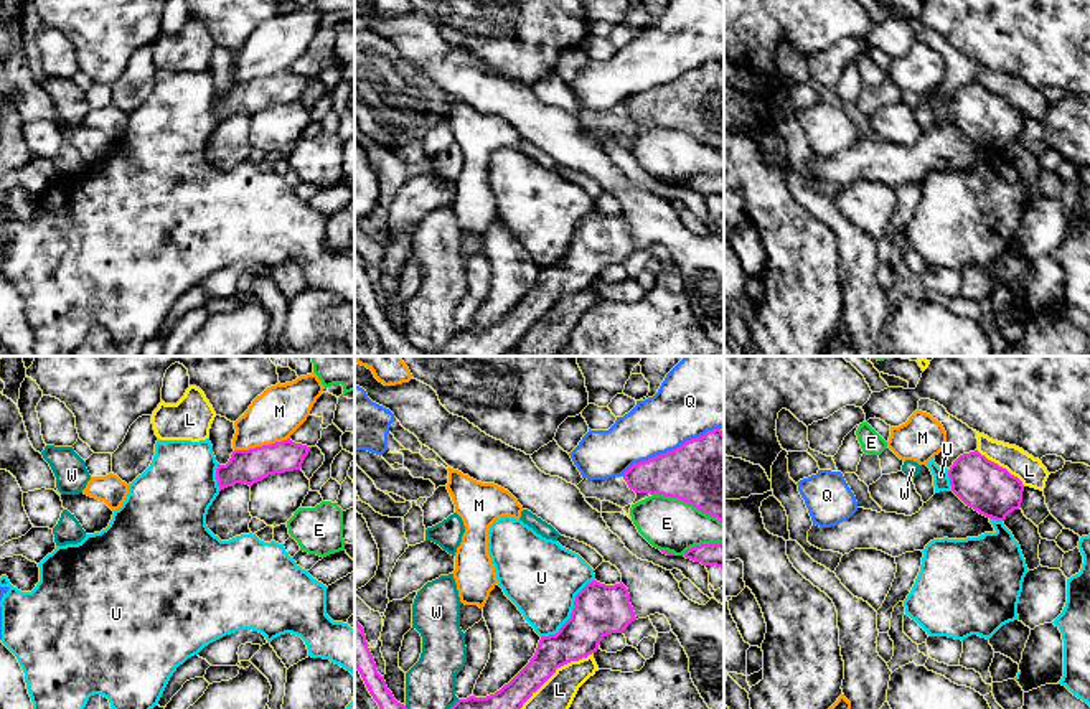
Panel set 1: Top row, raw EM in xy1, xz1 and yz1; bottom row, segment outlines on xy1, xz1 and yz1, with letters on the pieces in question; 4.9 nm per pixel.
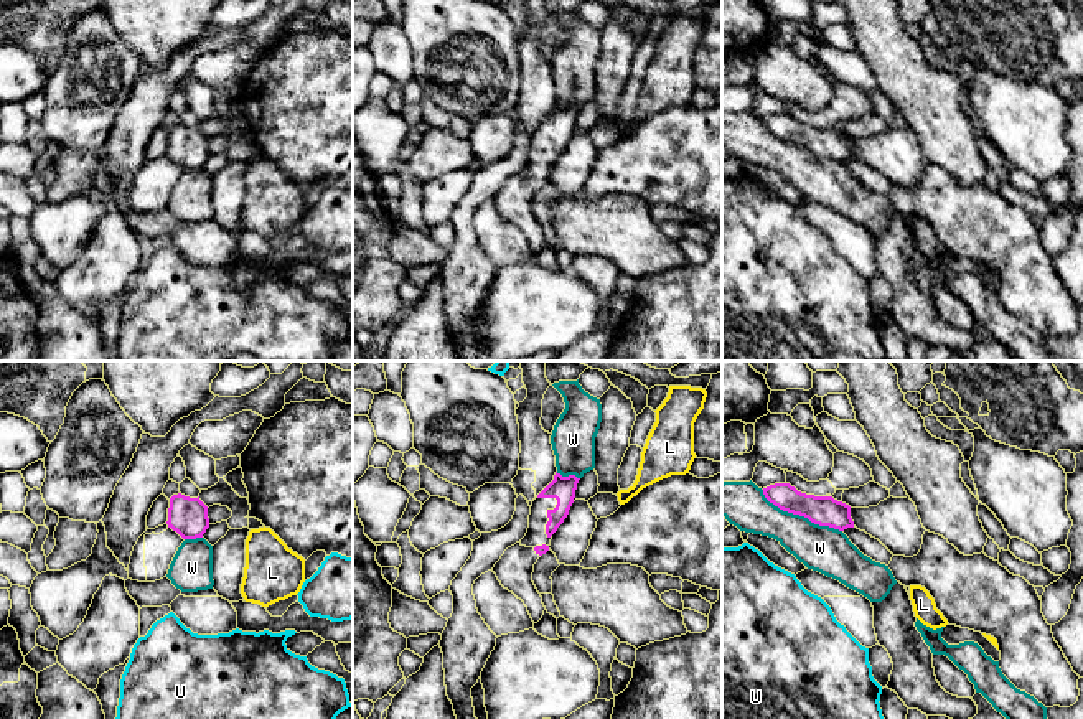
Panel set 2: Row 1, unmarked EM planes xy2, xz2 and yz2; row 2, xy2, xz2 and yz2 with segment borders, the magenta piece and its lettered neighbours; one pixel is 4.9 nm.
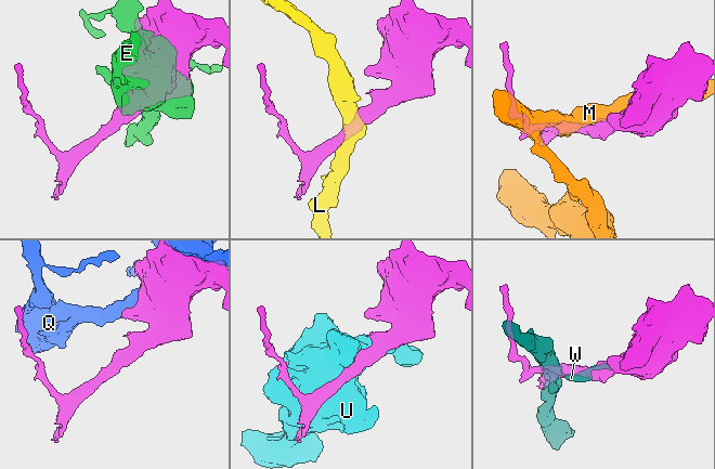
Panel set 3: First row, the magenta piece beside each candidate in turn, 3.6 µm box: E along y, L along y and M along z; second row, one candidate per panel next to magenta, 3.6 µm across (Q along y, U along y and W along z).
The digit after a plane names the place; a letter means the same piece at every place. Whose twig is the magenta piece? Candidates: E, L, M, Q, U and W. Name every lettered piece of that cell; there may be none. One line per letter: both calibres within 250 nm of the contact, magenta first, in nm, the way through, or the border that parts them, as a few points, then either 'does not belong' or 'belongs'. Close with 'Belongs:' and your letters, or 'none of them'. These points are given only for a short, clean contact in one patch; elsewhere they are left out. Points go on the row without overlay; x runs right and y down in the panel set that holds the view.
E: 400 nm thick on the magenta side, 260 nm on the other; does not belong
L: 200 nm thick on the magenta side, 190 nm on the other; does not belong
M: 170 nm thick on the magenta side, 240 nm on the other; border along xy1 (289, 68), (279, 73), (234, 81); does not belong
Q: 380 nm thick on the magenta side, 320 nm on the other; does not belong
U: 260 nm thick on the magenta side, 360 nm on the other; does not belong
W: 140 nm thick on the magenta side, 220 nm on the other; does not belong
Belongs: none of them

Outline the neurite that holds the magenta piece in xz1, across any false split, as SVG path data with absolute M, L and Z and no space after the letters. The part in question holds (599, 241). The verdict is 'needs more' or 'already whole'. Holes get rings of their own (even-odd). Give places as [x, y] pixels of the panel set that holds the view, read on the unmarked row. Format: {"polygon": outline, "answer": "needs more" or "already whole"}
{"polygon": "M589 213L574 231L571 249L556 265L541 267L529 293L500 322L486 328L458 330L437 353L414 348L388 320L368 279L364 259L355 249L355 298L391 356L503 356L557 298L587 289L612 264L623 264L635 252L628 219L620 213Z", "answer": "already whole"}

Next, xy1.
{"polygon": "M290 69L249 81L234 81L226 96L216 99L219 122L236 114L252 117L269 106L300 101L312 77Z", "answer": "already whole"}

